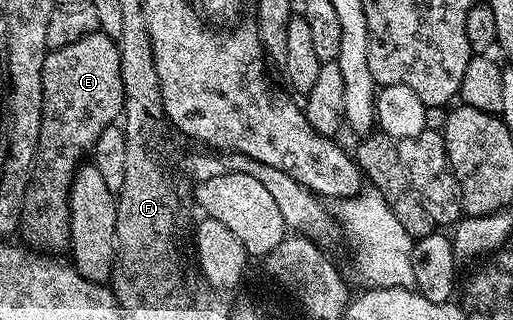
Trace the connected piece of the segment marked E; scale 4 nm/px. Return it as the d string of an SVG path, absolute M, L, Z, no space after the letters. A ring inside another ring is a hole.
M99 30L68 46L47 51L42 81L44 90L38 160L24 194L20 236L31 249L40 253L62 254L60 252L65 253L70 246L70 183L74 181L74 174L83 161L93 153L100 134L117 121L114 120L117 116L119 119L123 115L126 106L126 91L120 74L120 52L115 37L106 36Z

